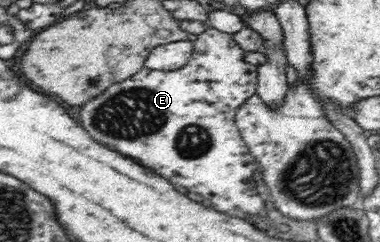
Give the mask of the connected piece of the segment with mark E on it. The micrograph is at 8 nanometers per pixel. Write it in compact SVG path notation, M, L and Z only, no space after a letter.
M206 28L193 44L194 54L183 68L164 71L144 66L125 82L109 86L99 98L87 102L87 106L81 108L81 126L93 140L107 148L135 158L174 186L184 186L189 192L200 194L211 202L212 209L239 218L264 218L268 210L253 179L253 172L260 164L252 156L235 122L237 109L256 94L258 66L244 59L246 51L232 34L216 28Z

